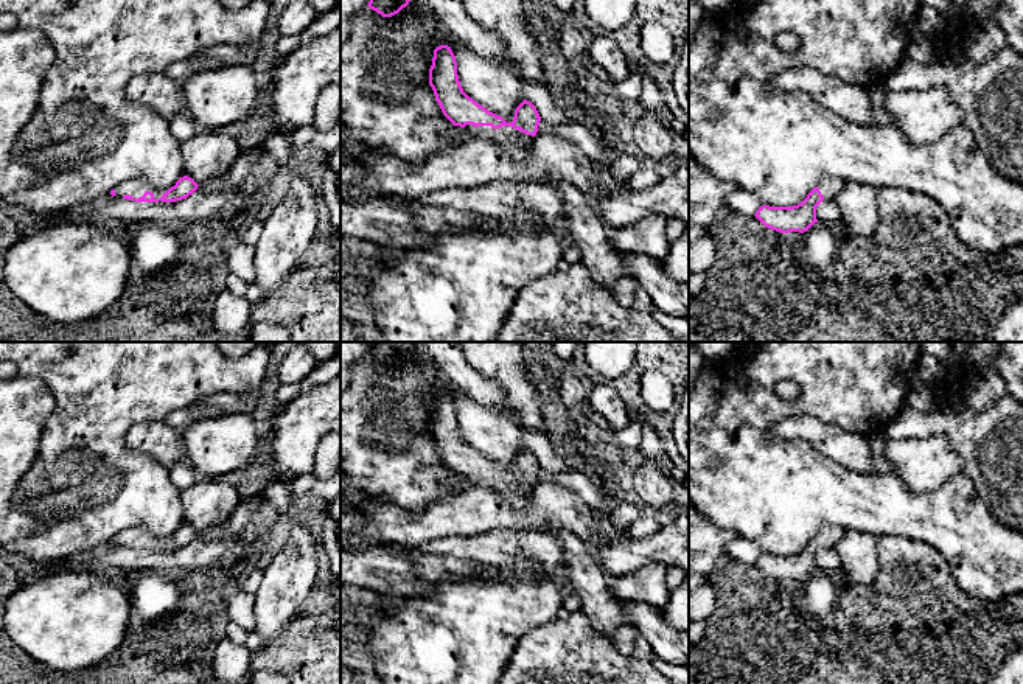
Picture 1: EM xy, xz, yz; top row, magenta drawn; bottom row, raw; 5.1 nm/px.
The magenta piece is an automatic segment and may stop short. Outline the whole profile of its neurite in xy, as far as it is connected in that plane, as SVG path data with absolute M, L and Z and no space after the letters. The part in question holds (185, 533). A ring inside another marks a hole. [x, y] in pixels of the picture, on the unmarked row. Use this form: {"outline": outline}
{"outline": "M182 519L182 525L166 541L159 541L149 530L135 527L120 532L110 543L135 550L176 550L187 547L197 535L199 533Z"}

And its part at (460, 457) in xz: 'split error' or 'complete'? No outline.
split error

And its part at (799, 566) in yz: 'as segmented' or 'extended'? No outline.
extended

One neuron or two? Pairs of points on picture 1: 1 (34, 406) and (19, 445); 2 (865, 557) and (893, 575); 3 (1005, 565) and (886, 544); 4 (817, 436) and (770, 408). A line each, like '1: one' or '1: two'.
1: one
2: two
3: two
4: two

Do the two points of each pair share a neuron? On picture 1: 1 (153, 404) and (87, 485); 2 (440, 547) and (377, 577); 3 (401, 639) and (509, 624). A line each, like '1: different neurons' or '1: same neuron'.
1: same neuron
2: same neuron
3: same neuron

